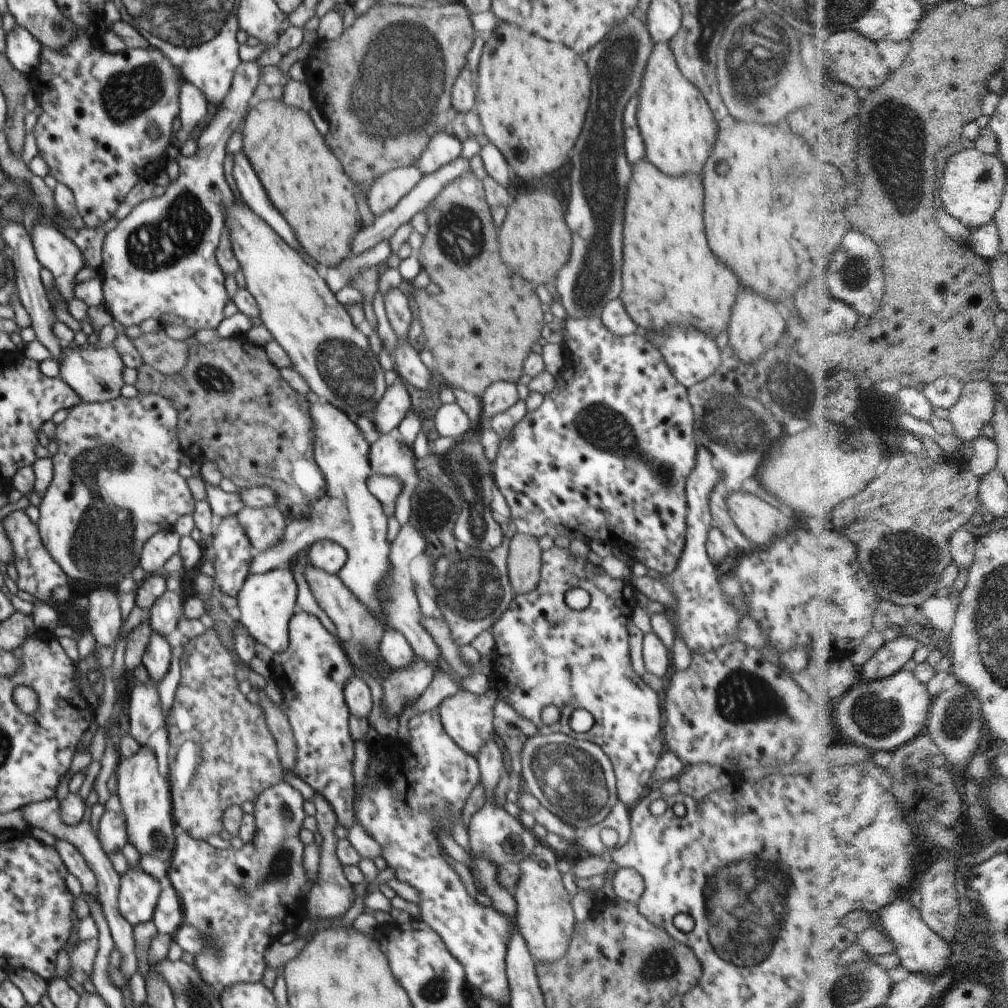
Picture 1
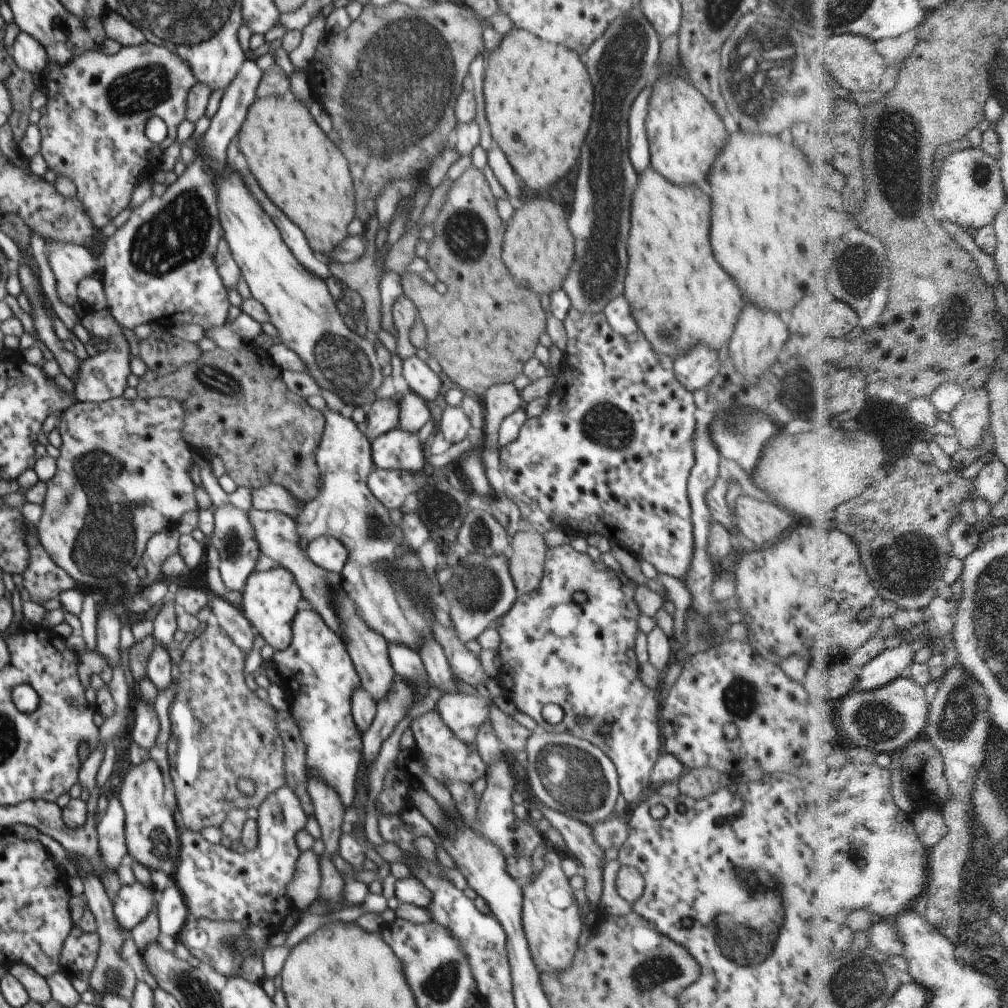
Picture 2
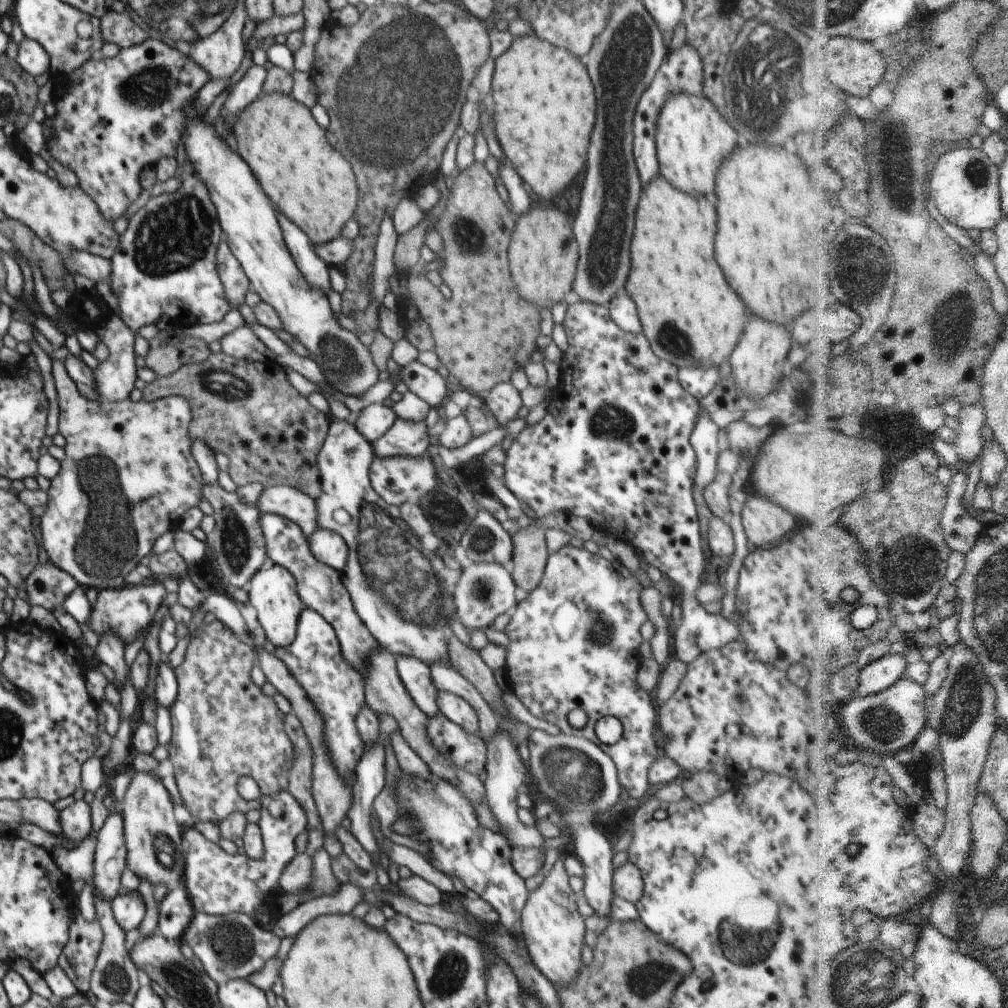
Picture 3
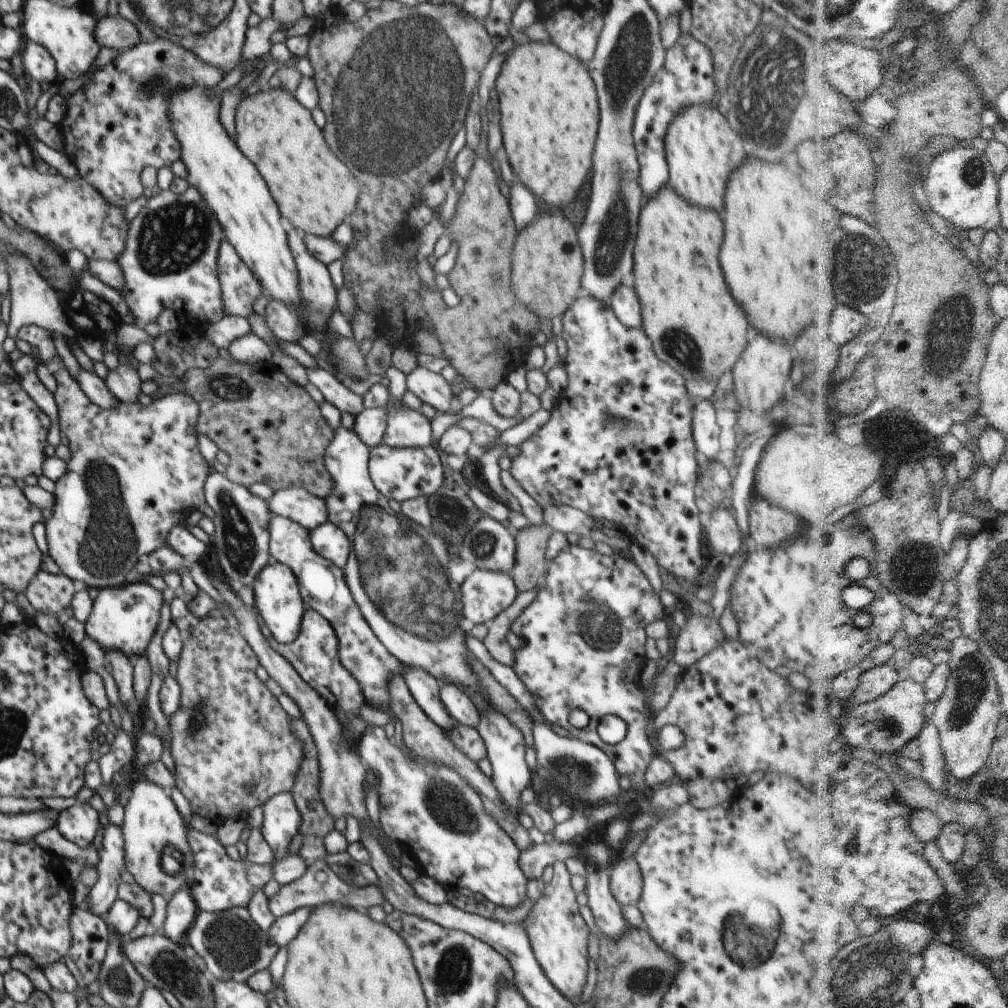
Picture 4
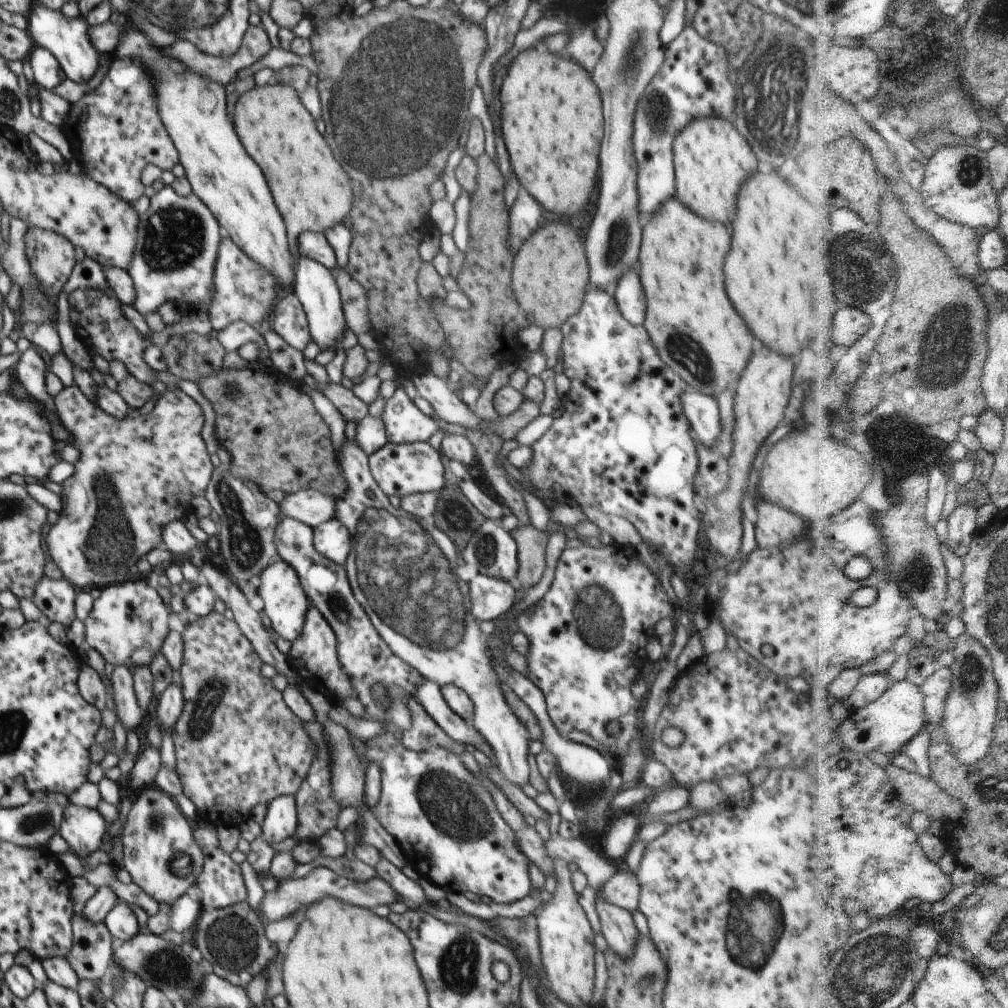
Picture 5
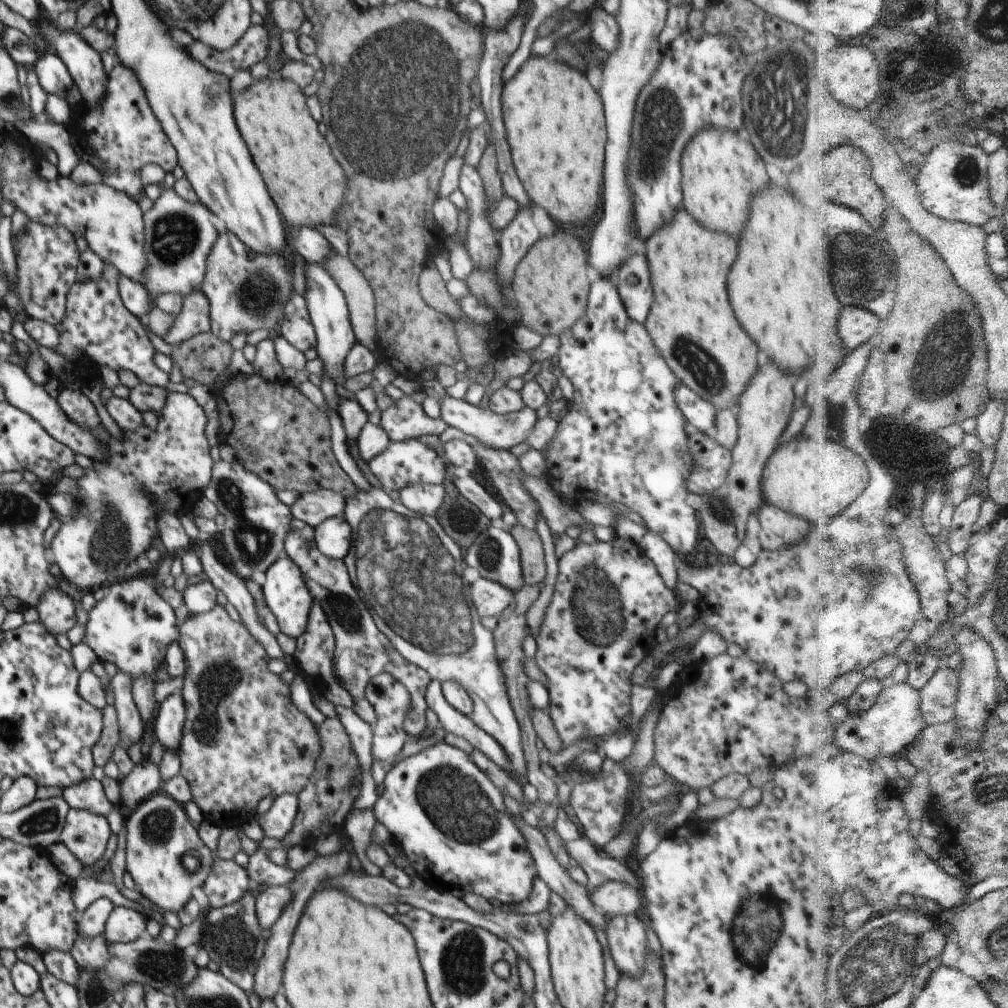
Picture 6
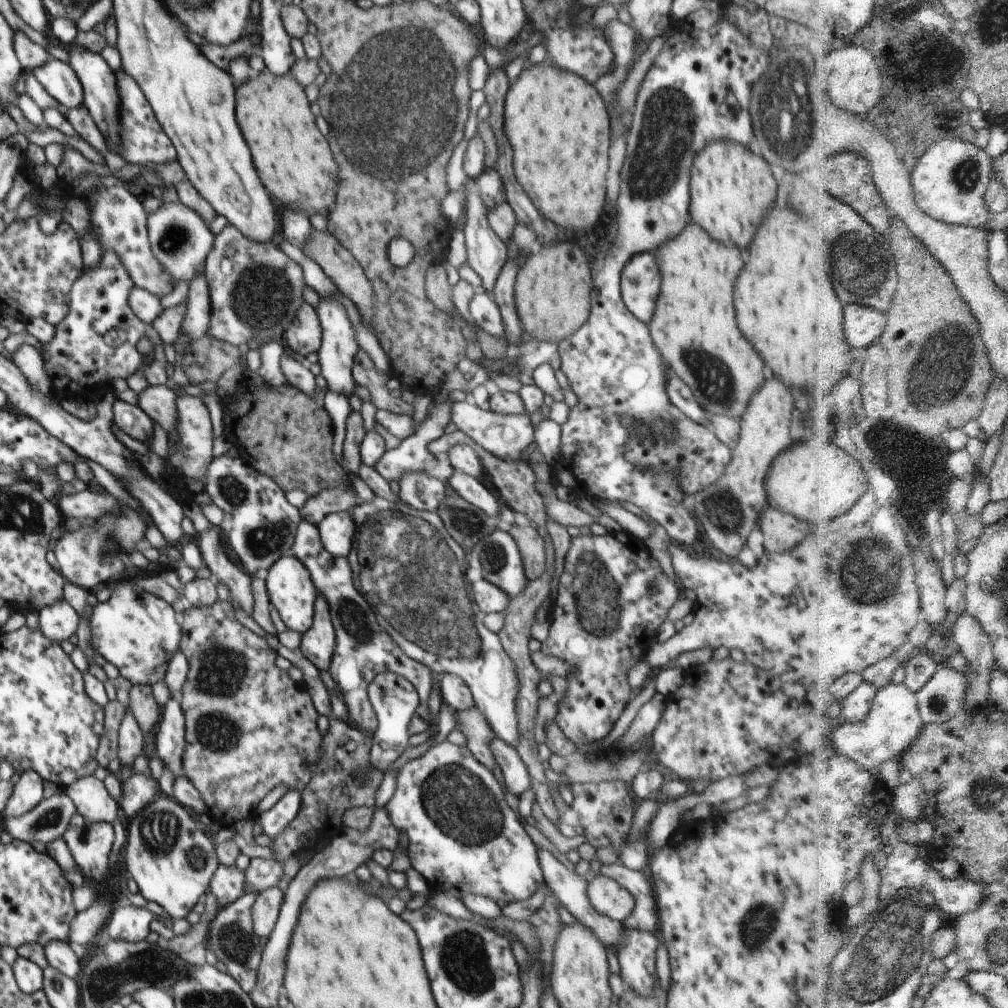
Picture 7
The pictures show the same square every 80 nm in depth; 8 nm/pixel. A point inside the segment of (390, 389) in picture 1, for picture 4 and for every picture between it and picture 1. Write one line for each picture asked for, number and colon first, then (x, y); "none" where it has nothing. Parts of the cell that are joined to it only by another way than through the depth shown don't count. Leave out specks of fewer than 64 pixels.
2: (383, 415)
3: (374, 420)
4: (370, 425)

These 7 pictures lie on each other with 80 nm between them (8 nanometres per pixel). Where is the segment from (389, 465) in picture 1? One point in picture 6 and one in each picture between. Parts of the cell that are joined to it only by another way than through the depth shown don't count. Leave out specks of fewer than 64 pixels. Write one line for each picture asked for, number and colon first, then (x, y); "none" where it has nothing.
2: (397, 449)
3: (407, 438)
4: (406, 427)
5: (404, 423)
6: (405, 420)

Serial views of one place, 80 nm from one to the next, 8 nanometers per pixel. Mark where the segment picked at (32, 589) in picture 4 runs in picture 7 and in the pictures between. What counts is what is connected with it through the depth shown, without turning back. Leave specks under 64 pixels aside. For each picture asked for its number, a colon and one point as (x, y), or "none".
5: (56, 599)
6: (56, 610)
7: (58, 622)

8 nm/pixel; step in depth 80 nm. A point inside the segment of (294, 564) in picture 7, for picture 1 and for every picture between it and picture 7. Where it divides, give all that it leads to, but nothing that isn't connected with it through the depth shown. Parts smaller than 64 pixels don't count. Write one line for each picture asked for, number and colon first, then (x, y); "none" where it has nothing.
1: (267, 601)
2: (270, 601)
3: (273, 592)
4: (277, 597)
5: (280, 595)
6: (285, 592)

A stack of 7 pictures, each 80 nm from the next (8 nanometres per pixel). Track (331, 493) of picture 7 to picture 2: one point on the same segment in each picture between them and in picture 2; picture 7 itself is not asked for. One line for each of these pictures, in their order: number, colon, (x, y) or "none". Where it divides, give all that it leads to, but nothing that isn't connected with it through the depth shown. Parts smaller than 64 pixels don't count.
2: (271, 497)
3: (292, 503)
4: (297, 504)
5: (312, 507)
6: (314, 507)

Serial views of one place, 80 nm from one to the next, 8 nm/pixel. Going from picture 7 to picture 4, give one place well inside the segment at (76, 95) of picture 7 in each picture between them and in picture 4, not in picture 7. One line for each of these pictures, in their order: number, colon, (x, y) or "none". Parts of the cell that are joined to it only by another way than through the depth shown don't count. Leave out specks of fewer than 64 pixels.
4: (38, 62)
5: (47, 71)
6: (53, 75)

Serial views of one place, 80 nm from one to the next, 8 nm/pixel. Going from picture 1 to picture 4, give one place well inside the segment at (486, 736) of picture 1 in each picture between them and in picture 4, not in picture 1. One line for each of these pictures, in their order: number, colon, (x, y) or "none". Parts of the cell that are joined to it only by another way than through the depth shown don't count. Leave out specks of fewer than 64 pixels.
2: (465, 714)
3: (457, 709)
4: (459, 705)

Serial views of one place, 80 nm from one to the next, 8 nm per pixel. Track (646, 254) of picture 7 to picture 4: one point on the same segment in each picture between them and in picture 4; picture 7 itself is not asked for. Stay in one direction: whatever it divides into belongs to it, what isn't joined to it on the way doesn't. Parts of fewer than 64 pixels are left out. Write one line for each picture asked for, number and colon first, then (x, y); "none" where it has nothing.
4: (624, 302)
5: (629, 294)
6: (634, 287)

